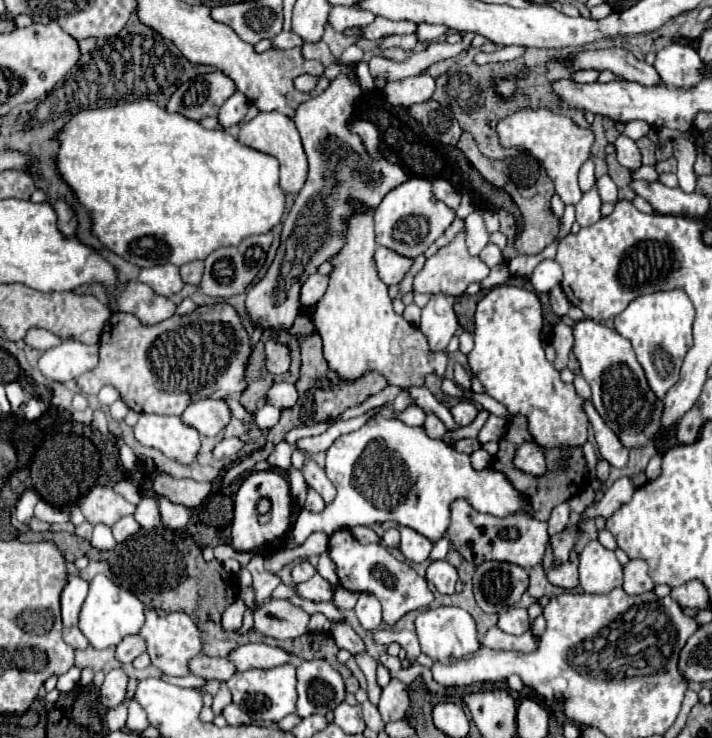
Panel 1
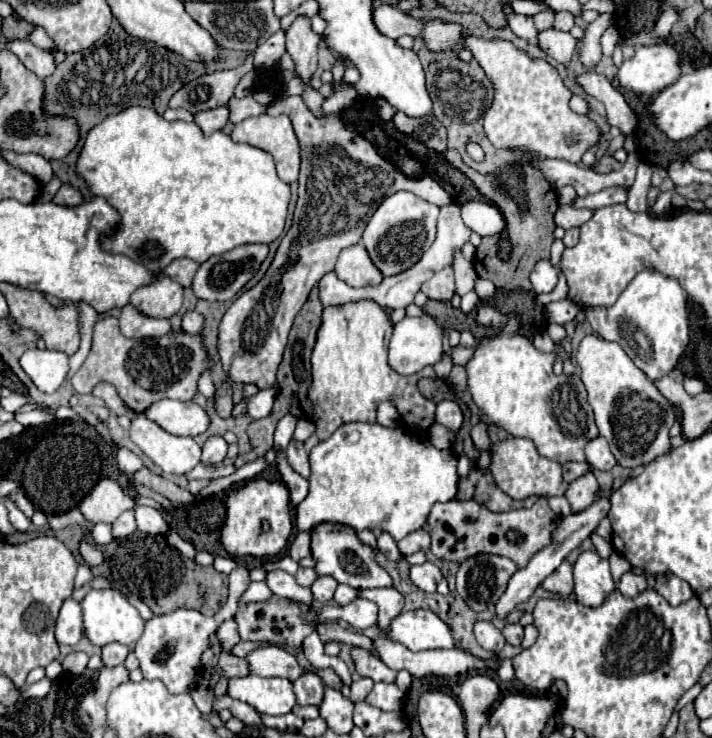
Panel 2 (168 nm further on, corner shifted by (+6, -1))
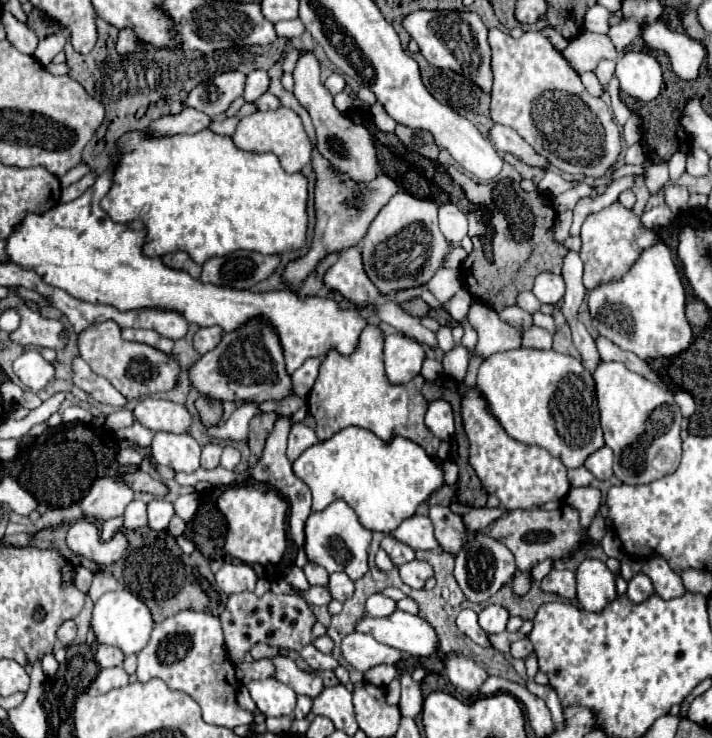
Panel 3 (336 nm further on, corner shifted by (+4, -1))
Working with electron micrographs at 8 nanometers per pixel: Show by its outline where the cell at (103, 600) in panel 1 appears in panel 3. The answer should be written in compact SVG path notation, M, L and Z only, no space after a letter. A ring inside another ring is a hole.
M126 589L104 593L94 603L90 623L92 623L92 629L94 629L98 643L120 647L124 651L124 655L132 655L132 653L142 651L142 647L146 647L146 643L150 639L150 631L154 629L154 621L150 617L148 607Z

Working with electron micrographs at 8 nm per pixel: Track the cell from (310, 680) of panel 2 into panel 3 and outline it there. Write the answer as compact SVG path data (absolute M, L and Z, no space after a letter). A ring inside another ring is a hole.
M298 695L298 705L294 709L294 717L306 717L312 709L312 699L308 695Z

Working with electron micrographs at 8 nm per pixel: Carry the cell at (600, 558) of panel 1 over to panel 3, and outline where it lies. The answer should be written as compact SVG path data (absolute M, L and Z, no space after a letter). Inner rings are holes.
M584 559L576 571L576 579L578 601L584 611L598 613L618 595L614 573L598 559Z

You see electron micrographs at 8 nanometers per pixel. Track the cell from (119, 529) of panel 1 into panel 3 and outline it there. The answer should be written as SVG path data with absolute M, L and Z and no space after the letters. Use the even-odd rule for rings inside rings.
M134 499L124 513L124 529L142 529L146 525L146 503Z

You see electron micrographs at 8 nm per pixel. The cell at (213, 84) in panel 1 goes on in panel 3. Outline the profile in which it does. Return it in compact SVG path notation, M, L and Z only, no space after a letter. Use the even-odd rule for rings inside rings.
M228 71L222 75L216 75L214 79L196 85L184 105L198 109L210 117L216 117L228 109L228 105L242 95L244 91L246 75L240 71Z

